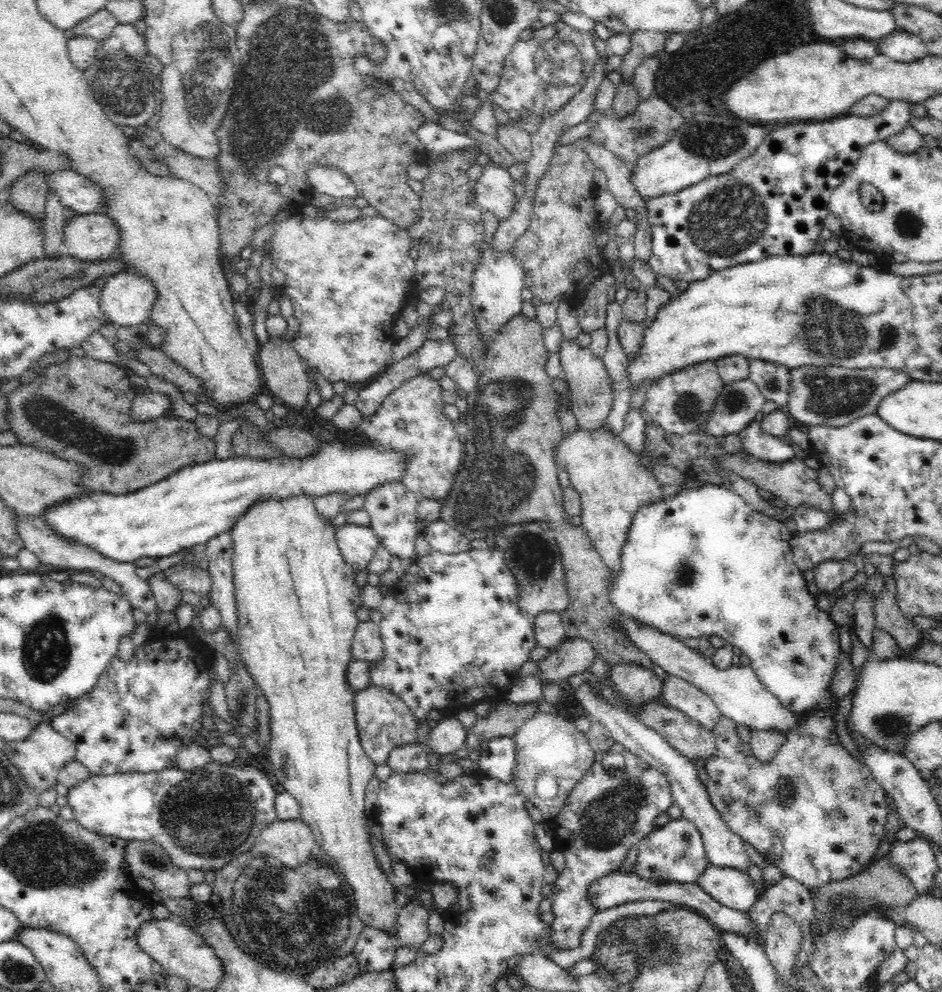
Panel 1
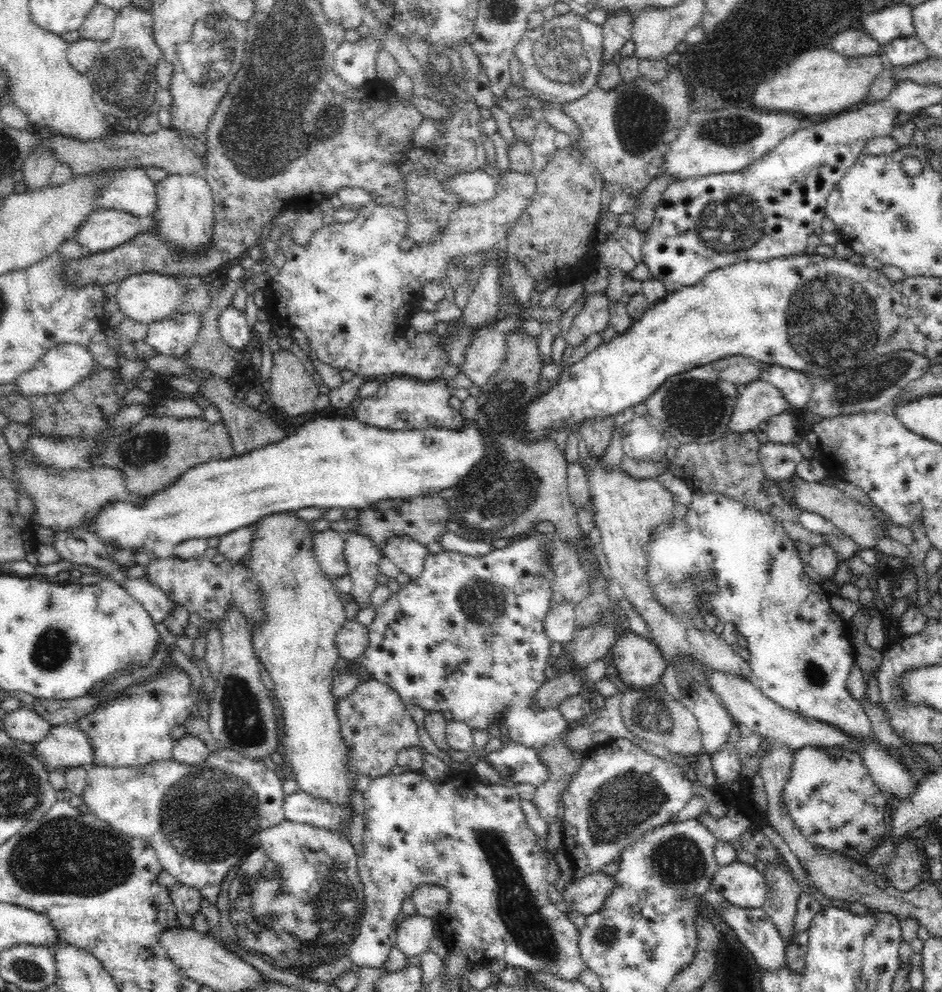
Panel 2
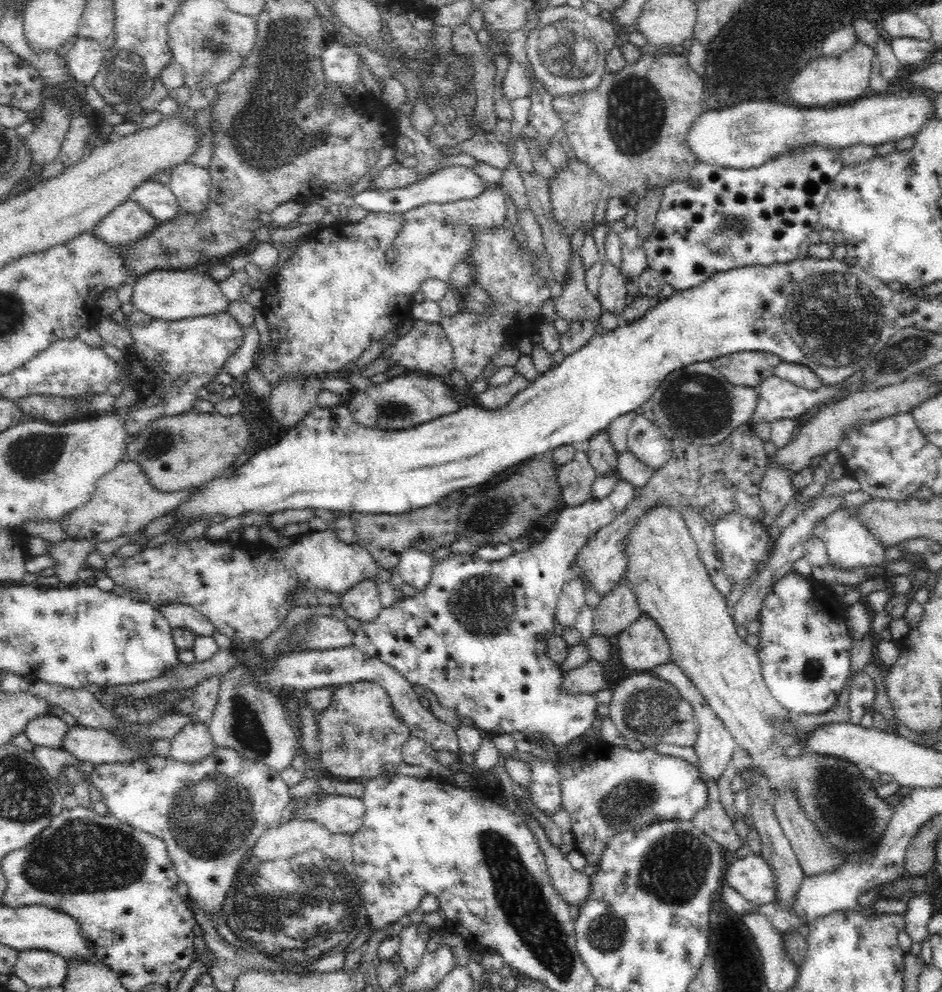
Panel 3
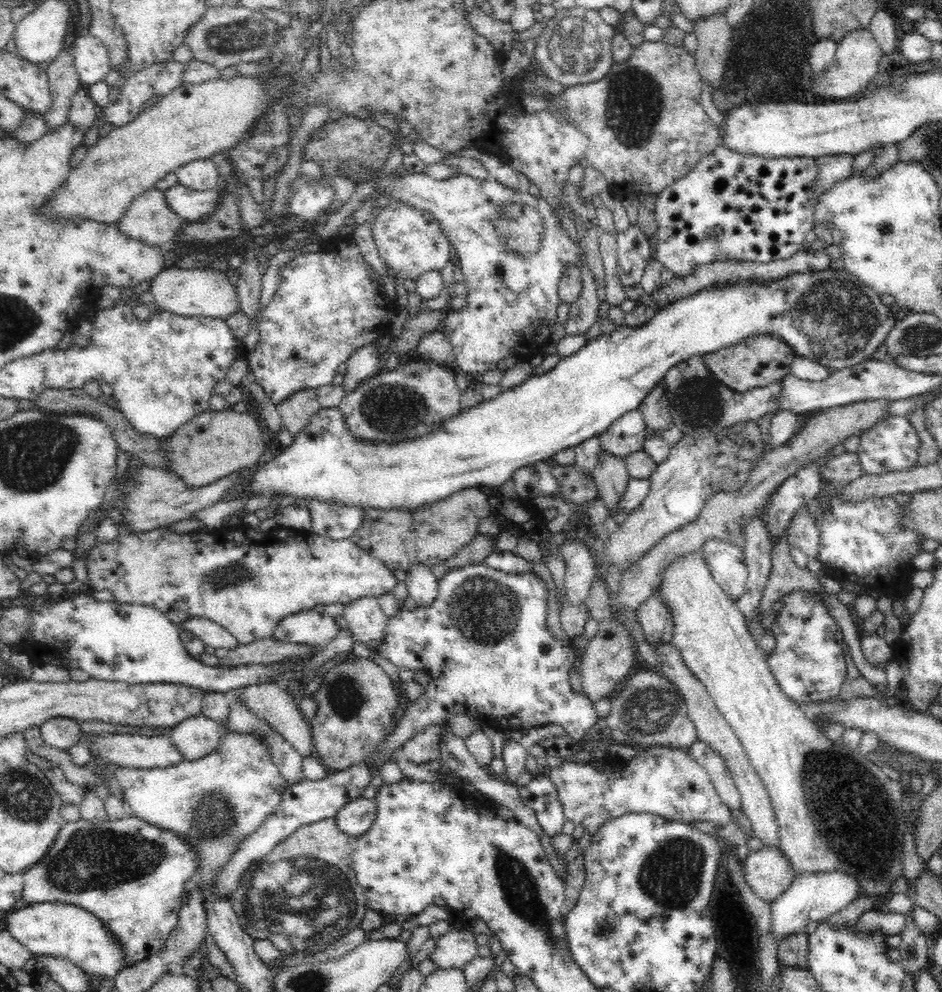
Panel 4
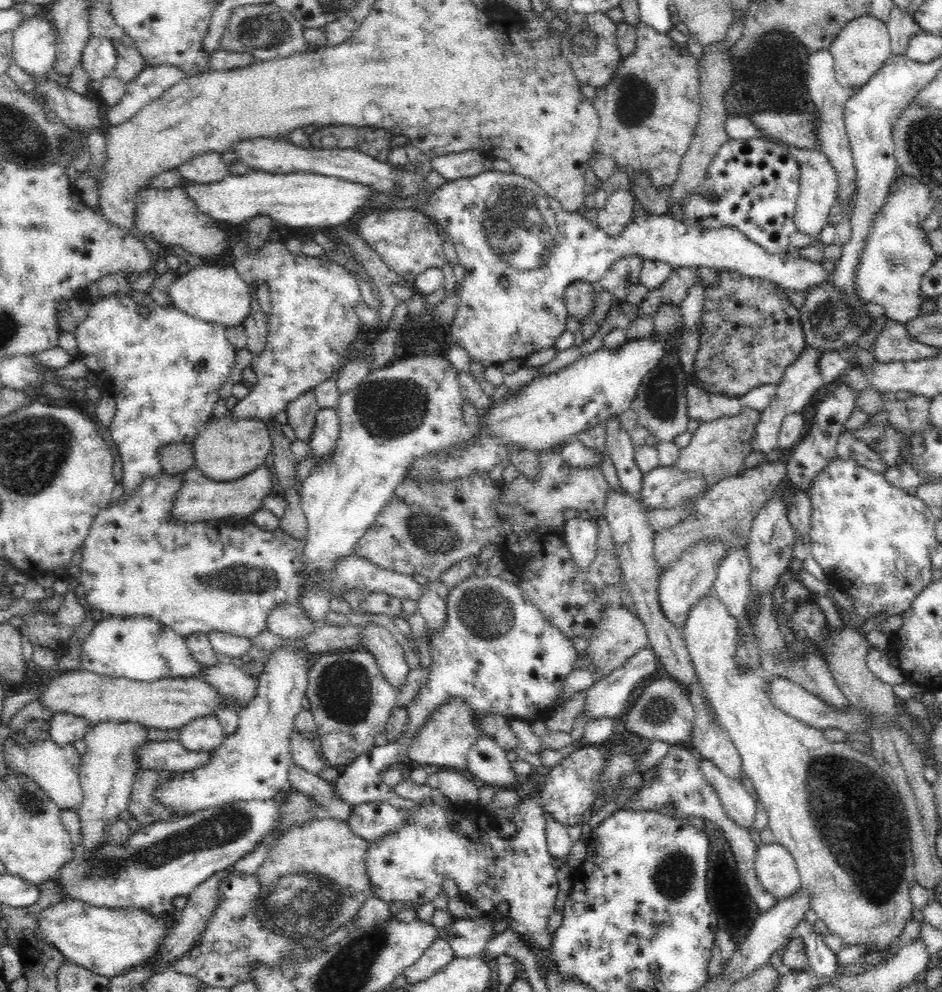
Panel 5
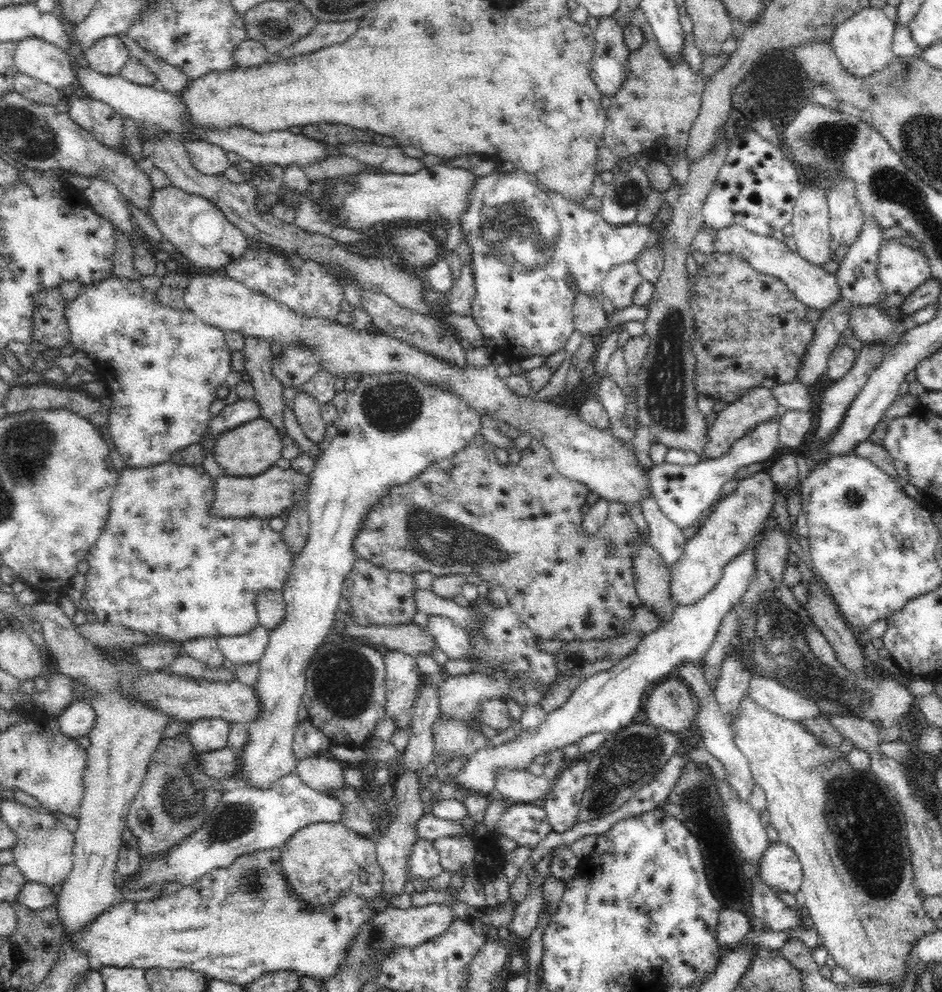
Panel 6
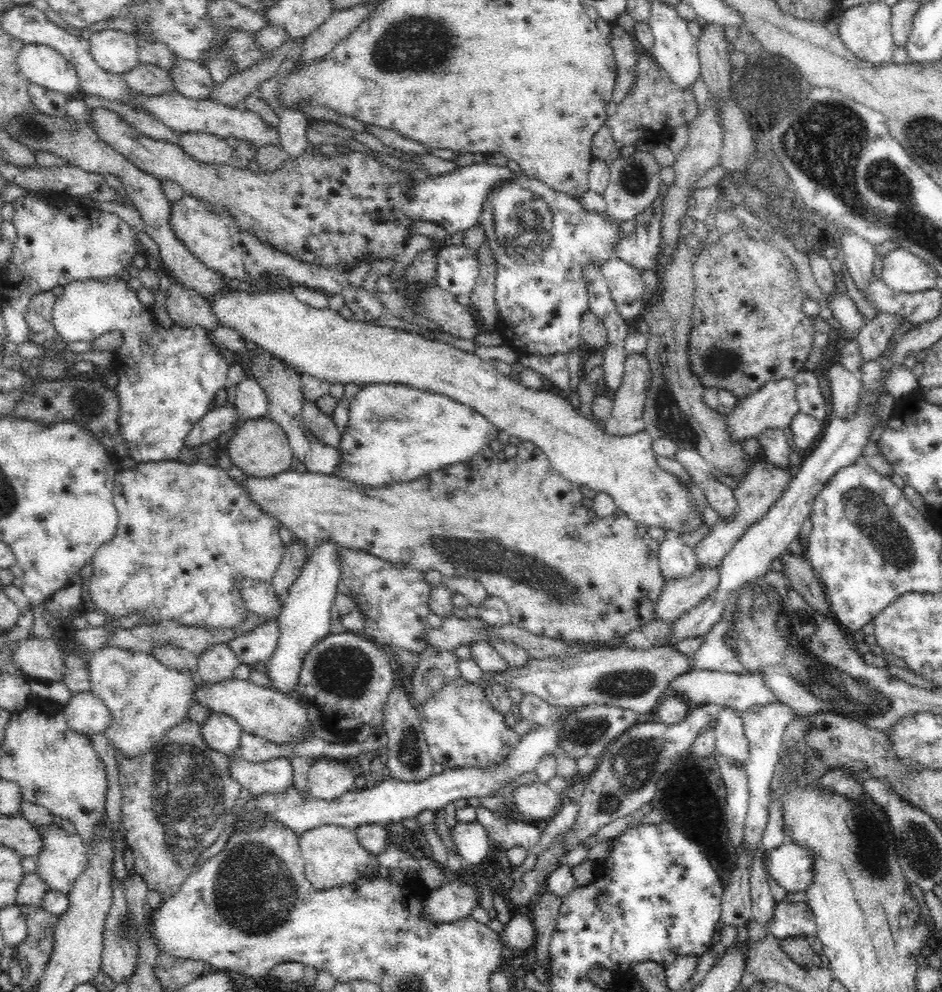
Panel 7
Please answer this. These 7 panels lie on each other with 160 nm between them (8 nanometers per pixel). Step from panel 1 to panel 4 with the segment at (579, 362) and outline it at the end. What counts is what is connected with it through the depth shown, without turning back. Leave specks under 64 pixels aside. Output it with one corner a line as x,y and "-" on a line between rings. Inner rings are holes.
601,448
592,475
599,490
598,494
602,497
602,503
612,515
617,527
628,516
628,514
622,514
621,510
617,510
619,507
617,504
620,497
625,495
626,485
630,478
625,460

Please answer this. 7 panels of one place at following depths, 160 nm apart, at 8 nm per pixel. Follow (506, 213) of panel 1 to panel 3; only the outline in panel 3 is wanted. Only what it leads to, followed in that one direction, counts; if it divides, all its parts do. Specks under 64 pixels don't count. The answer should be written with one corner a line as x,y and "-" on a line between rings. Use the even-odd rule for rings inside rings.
448,166
428,176
424,181
405,188
390,190
366,189
353,197
354,203
370,212
405,213
426,204
447,204
458,200
474,199
487,190
485,180
472,169
464,166

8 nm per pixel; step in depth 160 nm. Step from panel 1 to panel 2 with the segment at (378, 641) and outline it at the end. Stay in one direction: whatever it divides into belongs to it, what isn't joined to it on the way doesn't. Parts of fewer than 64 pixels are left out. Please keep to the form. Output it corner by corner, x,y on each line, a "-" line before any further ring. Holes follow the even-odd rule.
347,620
337,635
338,653
348,661
359,660
369,646
369,629
356,620

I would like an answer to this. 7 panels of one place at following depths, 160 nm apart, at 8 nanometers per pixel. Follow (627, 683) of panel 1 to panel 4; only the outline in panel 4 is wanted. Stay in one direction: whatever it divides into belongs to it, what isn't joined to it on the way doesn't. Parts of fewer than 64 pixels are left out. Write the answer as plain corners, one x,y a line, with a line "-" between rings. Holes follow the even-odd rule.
654,592
640,608
638,612
638,625
644,631
644,639
648,645
656,649
657,645
671,643
674,634
674,621
670,615
670,609
666,601
662,601
659,592

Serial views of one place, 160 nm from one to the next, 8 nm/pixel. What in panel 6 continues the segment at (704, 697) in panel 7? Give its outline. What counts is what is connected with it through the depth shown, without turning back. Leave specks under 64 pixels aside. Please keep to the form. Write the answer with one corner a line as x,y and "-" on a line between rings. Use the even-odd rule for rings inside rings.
754,674
745,692
745,698
748,697
762,705
762,708
786,720
800,722
806,718
821,716
816,701
800,695
772,678

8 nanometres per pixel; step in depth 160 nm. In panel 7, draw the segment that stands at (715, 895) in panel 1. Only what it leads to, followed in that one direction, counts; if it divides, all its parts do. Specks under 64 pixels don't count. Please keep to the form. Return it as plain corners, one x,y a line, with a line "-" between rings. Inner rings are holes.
787,841
767,852
765,867
786,891
804,892
814,880
812,853
809,848

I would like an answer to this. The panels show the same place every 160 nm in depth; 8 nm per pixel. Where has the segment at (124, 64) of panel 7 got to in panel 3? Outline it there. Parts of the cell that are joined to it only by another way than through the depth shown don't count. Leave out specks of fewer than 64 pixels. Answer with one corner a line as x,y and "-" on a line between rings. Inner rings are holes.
78,37
72,48
64,53
64,57
72,76
87,85
105,62
105,51
99,42

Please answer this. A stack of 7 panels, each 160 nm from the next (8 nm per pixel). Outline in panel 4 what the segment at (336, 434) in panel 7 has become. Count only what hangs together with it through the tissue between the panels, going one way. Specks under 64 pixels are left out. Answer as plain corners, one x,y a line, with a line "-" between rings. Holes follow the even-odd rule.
317,389
299,390
291,395
278,404
277,411
282,419
282,428
296,436
309,423
310,417
321,409
321,405

